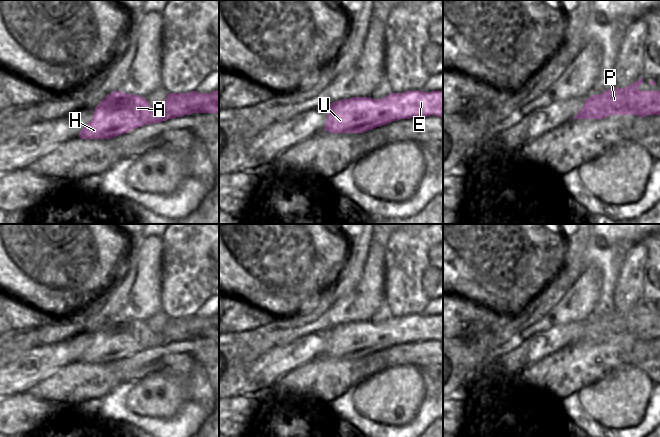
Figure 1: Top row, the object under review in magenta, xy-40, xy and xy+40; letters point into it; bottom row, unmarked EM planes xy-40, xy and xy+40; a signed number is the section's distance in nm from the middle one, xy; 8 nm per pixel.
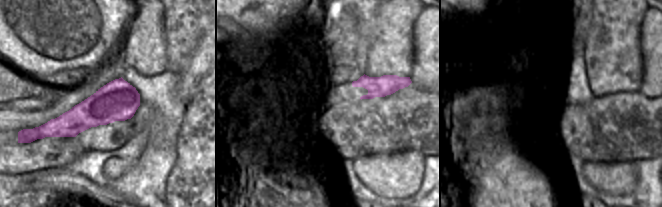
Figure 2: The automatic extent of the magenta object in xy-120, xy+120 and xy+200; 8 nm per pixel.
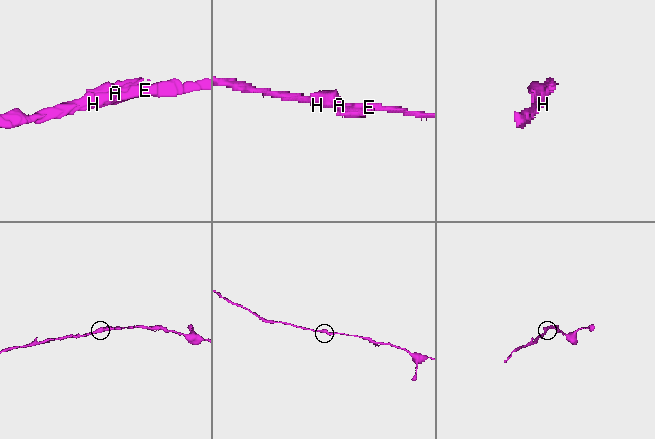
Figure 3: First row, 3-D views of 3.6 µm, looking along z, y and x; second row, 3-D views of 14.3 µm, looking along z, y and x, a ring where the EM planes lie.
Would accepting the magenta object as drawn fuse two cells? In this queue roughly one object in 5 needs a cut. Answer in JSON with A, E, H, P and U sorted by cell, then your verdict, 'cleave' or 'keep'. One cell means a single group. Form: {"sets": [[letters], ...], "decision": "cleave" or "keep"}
{"sets": [["A", "E", "H", "P", "U"]], "decision": "keep"}

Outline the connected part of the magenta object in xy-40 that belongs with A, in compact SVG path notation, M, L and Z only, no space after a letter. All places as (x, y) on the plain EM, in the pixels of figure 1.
M219 313L212 317L196 315L169 317L160 331L151 331L145 321L114 315L97 329L93 342L83 351L79 361L82 363L111 363L145 348L160 347L192 337L219 337Z

